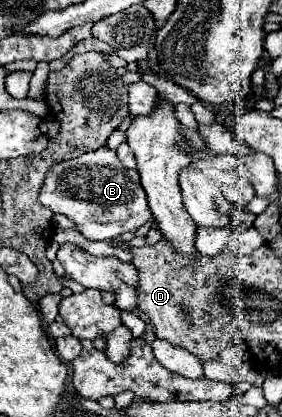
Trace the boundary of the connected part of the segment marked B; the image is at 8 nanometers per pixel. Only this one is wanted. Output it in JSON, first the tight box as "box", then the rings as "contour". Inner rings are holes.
{"box":[38,147,154,241],"contour":[[[100,147],[52,167],[44,179],[38,201],[54,213],[72,219],[88,241],[102,241],[126,231],[136,231],[154,217],[146,203],[138,171],[124,169],[116,153],[108,147]]]}

